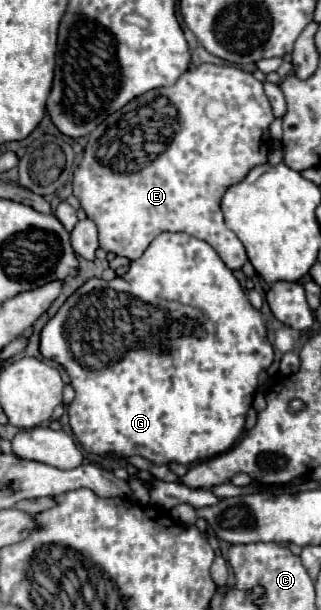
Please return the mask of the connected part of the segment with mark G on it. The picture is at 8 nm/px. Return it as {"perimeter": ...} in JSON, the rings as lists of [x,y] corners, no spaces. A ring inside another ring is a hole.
{"perimeter":[[[185,232],[159,234],[143,252],[143,256],[135,260],[135,266],[131,266],[131,276],[115,278],[111,282],[101,280],[101,278],[87,280],[73,296],[67,298],[67,302],[59,308],[59,312],[45,324],[41,332],[41,354],[45,358],[51,358],[53,362],[59,362],[71,378],[71,386],[75,388],[75,398],[67,410],[69,424],[77,442],[89,454],[95,454],[101,458],[141,456],[157,466],[171,464],[171,462],[189,466],[193,462],[209,460],[211,456],[219,456],[225,450],[229,450],[243,432],[245,416],[253,404],[255,388],[259,382],[259,372],[269,368],[273,362],[273,346],[267,340],[267,330],[265,330],[261,312],[249,304],[247,296],[243,294],[241,284],[237,282],[233,272],[223,264],[219,254],[207,242],[193,238]]]}

